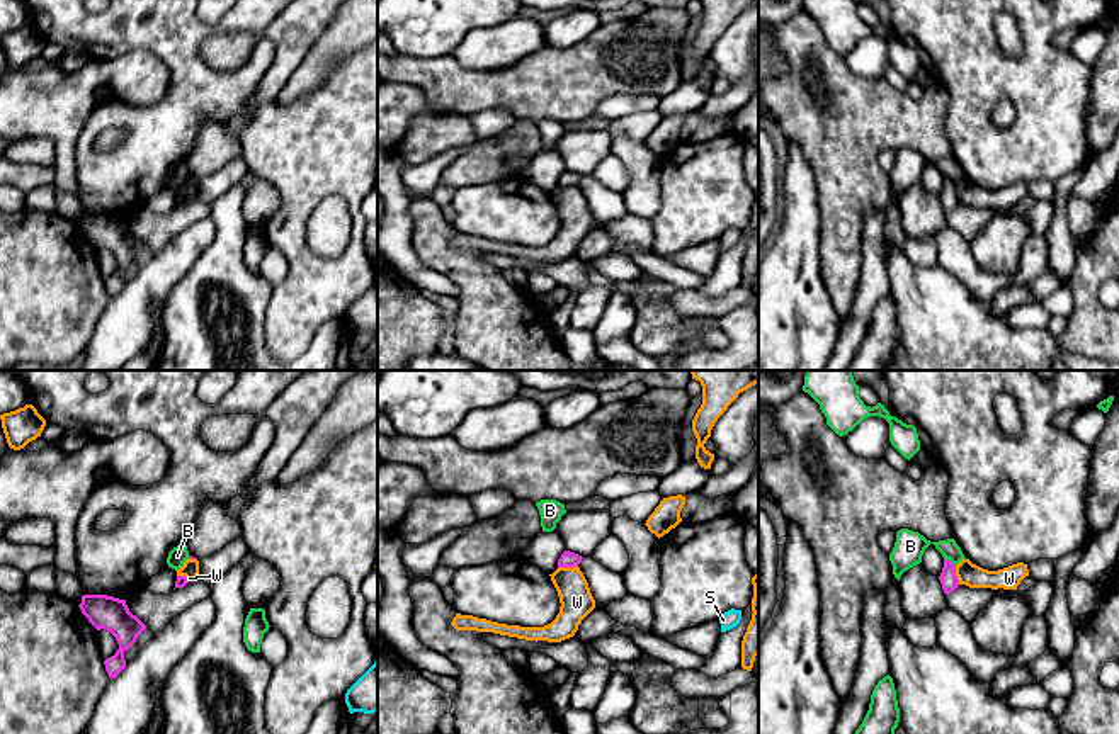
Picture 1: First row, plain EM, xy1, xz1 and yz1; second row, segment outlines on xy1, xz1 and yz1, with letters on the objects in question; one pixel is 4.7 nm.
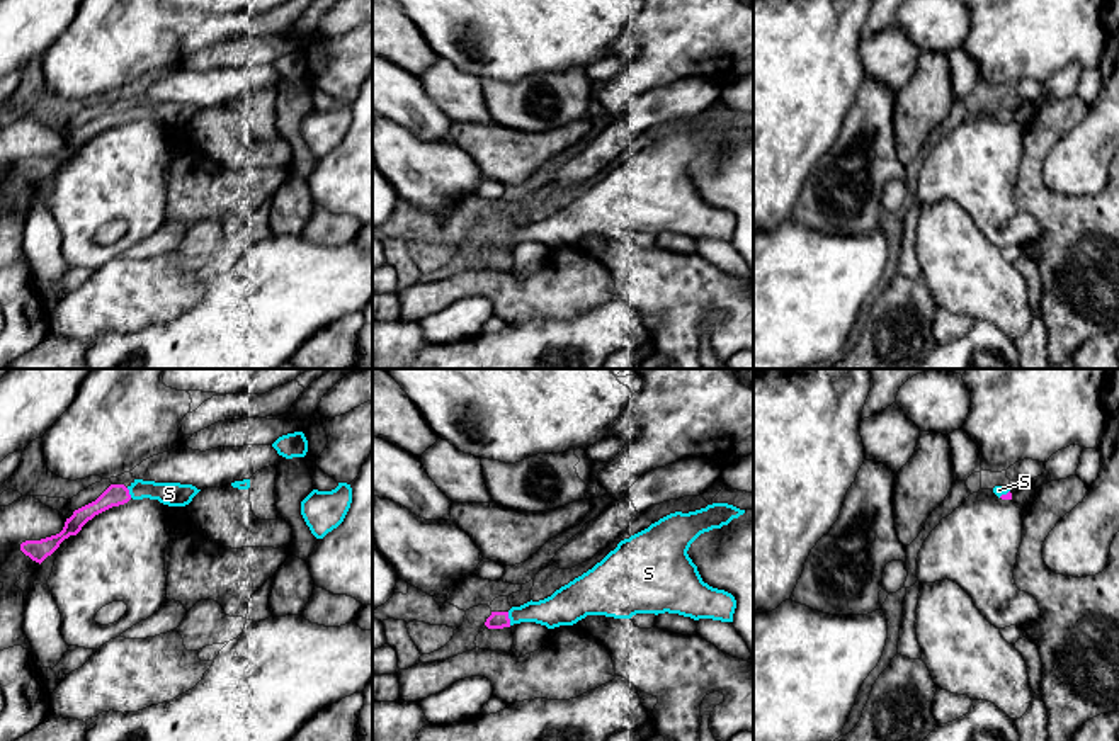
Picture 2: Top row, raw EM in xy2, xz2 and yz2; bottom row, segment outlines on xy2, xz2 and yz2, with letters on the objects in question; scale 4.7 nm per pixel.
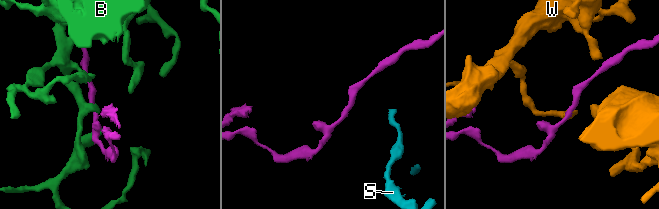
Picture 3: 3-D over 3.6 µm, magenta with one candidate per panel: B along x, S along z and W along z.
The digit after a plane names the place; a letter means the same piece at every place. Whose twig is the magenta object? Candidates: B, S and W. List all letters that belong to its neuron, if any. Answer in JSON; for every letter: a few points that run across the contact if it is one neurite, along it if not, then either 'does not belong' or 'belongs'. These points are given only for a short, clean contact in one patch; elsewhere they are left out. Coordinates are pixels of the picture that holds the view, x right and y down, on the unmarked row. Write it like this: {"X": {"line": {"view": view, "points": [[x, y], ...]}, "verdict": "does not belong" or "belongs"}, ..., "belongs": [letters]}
{"B": {"line": {"view": "yz1", "points": [[944, 175], [954, 186]]}, "verdict": "does not belong"}, "S": {"line": {"view": "xz2", "points": [[497, 238], [509, 238], [560, 228]]}, "verdict": "belongs"}, "W": {"line": {"view": "xz1", "points": [[577, 184], [558, 187]]}, "verdict": "does not belong"}, "belongs": ["S"]}

